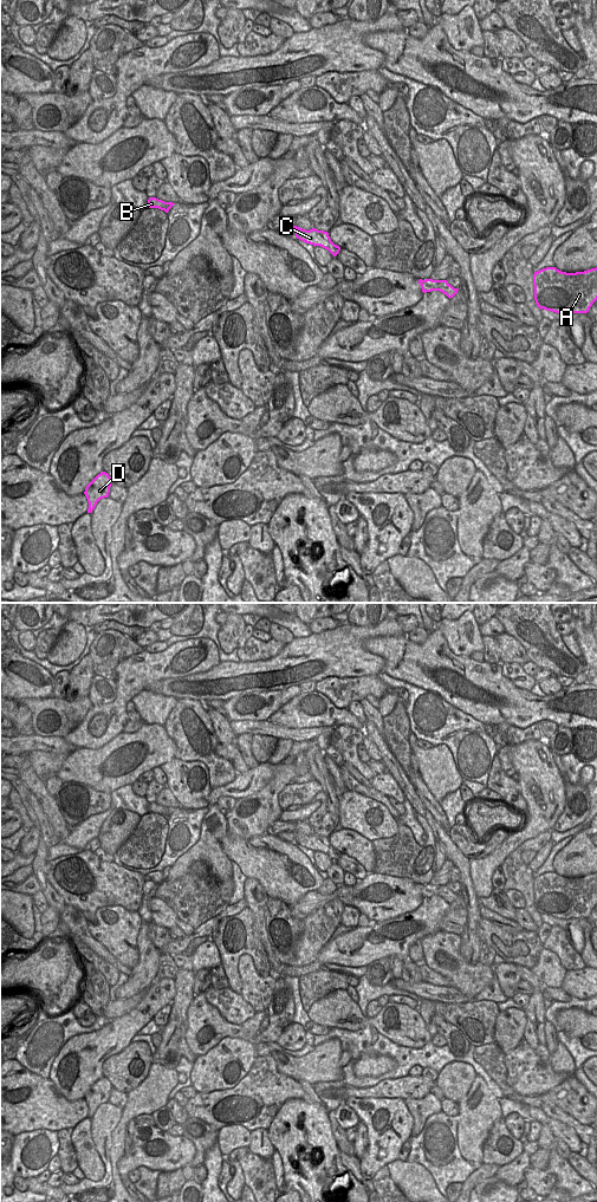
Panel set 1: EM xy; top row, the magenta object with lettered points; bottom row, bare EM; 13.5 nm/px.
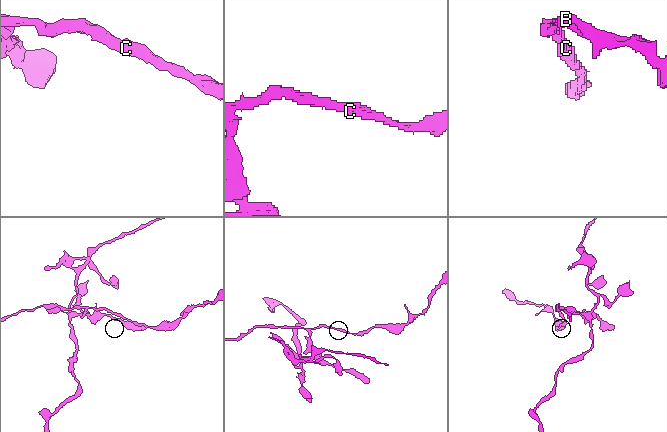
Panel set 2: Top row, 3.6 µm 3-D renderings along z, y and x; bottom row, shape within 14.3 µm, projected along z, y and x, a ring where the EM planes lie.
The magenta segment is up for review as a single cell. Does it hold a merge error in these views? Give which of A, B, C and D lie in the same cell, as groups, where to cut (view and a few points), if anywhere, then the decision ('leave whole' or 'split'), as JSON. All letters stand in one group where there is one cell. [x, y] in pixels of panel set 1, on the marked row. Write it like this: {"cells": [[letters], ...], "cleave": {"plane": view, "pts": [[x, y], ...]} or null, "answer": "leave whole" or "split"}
{"cells": [["A", "B", "C"], ["D"]], "cleave": {"plane": "xy", "pts": [[169, 207], [161, 209]]}, "answer": "split"}

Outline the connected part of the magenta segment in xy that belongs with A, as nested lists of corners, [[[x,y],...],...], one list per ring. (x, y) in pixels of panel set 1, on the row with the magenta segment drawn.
[[[546,267],[534,272],[533,286],[540,310],[560,314],[588,313],[597,300],[597,267],[576,273]]]

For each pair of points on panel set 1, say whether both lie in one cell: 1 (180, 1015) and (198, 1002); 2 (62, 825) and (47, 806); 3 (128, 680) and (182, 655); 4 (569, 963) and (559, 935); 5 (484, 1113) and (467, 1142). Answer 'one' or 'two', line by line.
1: two
2: one
3: one
4: one
5: one

